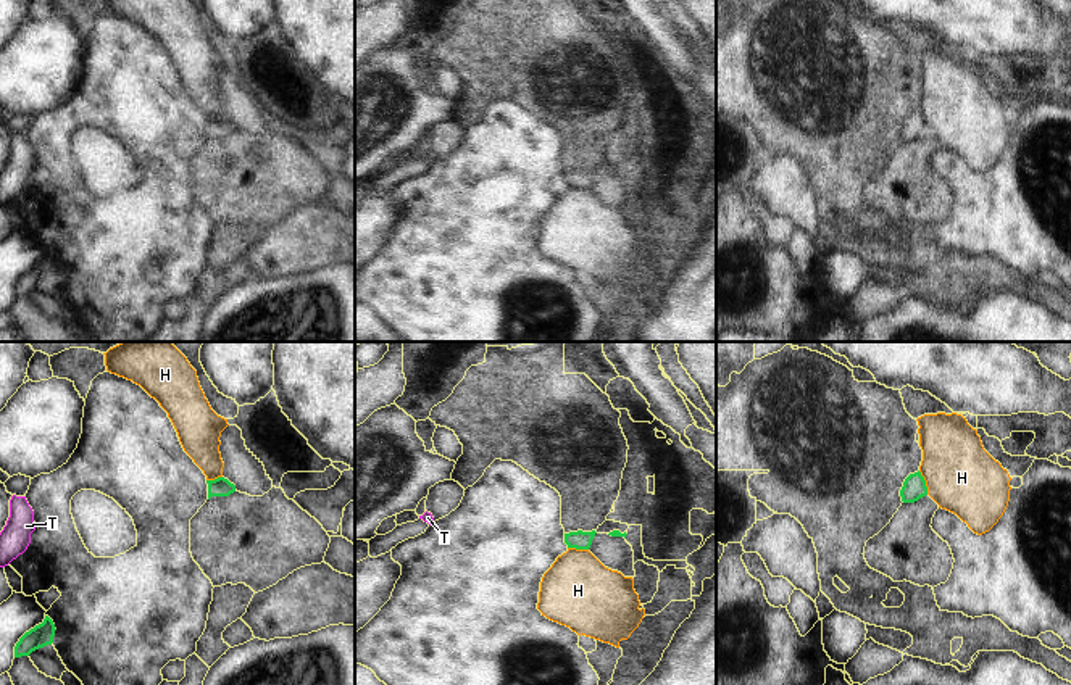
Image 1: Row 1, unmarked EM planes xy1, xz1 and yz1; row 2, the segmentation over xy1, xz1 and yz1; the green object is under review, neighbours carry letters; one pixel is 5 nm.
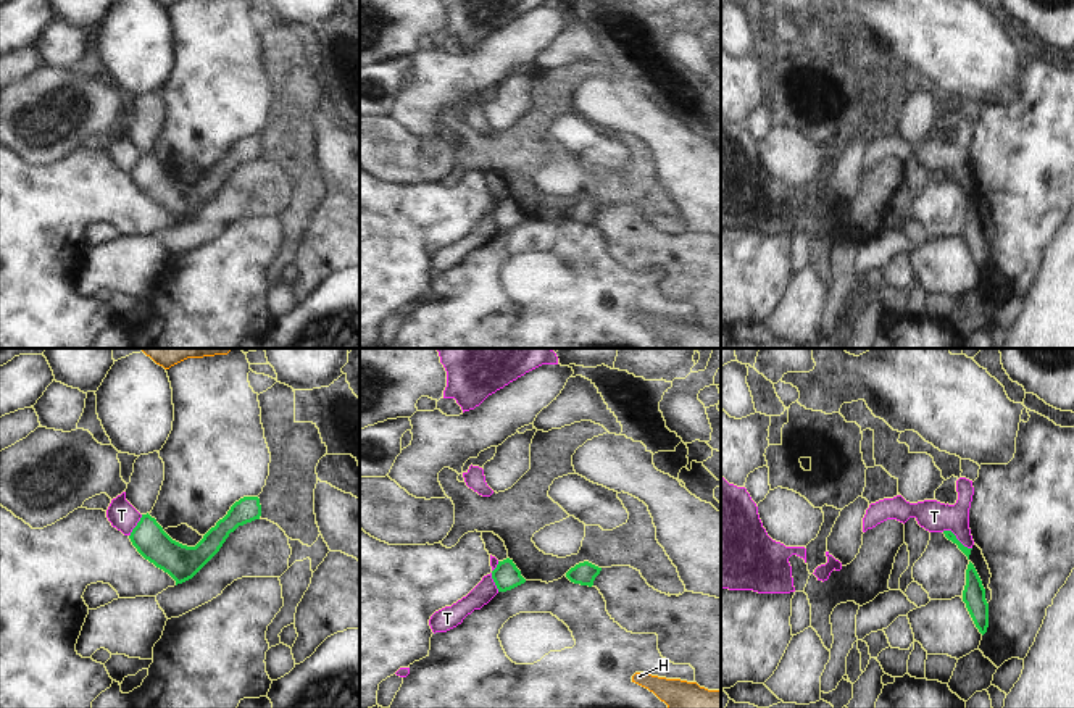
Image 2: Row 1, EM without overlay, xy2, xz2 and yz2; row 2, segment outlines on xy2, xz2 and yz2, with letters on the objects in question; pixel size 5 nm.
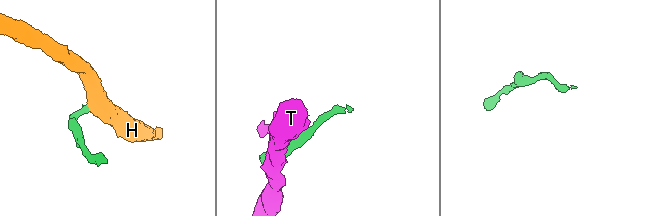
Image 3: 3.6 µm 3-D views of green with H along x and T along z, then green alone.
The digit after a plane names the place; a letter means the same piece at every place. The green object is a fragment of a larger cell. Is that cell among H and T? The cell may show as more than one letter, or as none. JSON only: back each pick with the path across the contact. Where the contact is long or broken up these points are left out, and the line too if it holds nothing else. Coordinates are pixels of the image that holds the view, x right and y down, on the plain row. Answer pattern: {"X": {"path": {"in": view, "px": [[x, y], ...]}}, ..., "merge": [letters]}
{"merge": []}

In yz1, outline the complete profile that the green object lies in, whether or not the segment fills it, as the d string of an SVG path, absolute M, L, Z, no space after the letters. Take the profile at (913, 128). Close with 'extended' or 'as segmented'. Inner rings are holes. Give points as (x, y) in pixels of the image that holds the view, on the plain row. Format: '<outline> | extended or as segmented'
M915 111L910 113L905 121L903 126L900 129L900 135L903 142L915 142L919 137L927 134L927 126L926 126L926 119L921 114L921 111Z | as segmented

